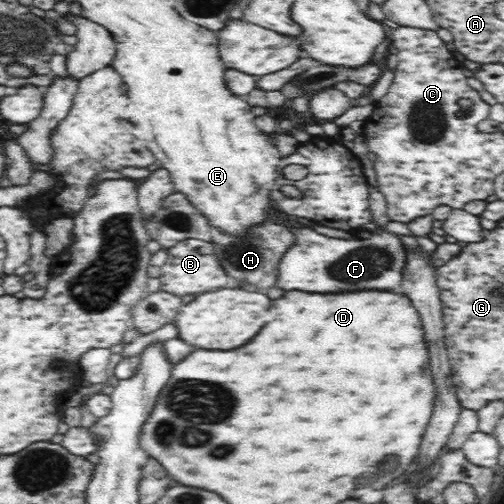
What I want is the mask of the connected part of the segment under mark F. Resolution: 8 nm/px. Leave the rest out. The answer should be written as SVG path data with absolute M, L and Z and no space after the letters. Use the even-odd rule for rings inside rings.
M297 224L290 226L295 234L296 244L284 254L280 262L276 286L282 290L302 292L358 292L372 290L395 292L401 285L407 266L407 251L400 239L386 231L386 240L380 236L362 239L342 239L322 236L311 227Z

